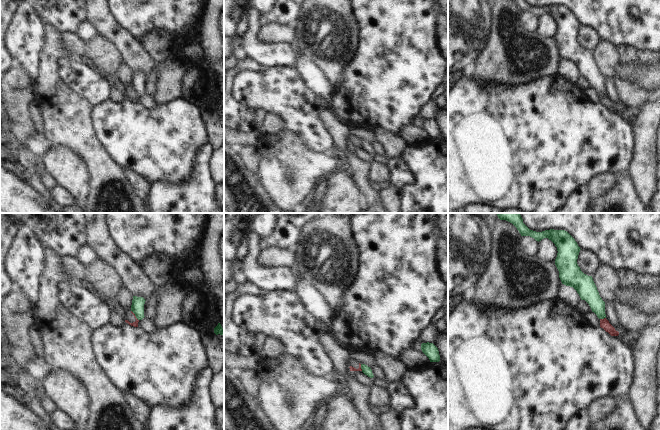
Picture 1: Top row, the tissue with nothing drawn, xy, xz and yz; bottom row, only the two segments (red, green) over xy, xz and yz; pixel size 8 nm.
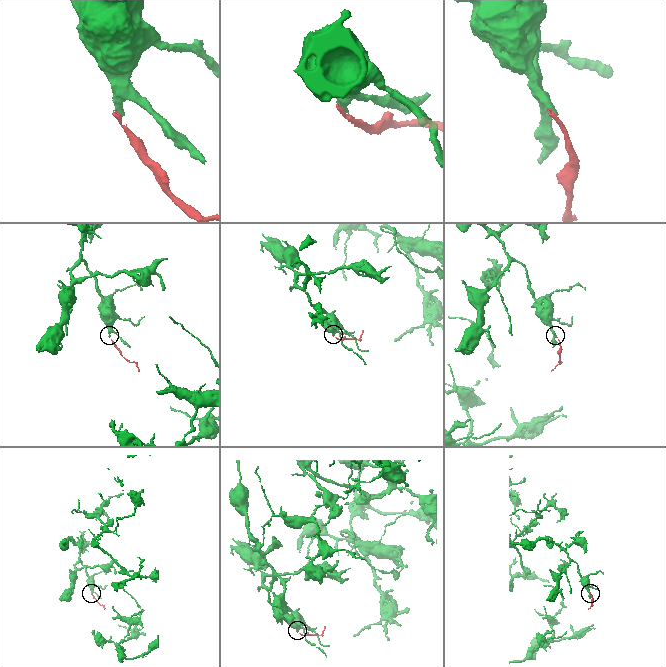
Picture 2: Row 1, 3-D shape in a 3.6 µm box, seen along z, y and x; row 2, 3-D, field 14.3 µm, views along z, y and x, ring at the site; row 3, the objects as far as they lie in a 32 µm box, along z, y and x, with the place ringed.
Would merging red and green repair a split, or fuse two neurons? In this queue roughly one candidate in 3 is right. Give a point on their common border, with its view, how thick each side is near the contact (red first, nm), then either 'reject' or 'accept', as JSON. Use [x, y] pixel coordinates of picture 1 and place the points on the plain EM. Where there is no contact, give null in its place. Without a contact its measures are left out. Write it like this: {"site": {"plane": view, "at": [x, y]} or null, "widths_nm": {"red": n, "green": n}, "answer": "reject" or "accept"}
{"site": {"plane": "xy", "at": [134, 91]}, "widths_nm": {"red": 50, "green": 110}, "answer": "reject"}

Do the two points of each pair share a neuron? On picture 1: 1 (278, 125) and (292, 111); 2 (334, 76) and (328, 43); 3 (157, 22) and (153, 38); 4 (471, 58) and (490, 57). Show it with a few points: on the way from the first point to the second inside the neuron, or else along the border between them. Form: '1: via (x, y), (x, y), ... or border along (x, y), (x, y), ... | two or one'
1: border along (266, 113), (275, 113), (283, 121), (284, 129) | two
2: via (333, 68), (331, 51) | one
3: border along (172, 35), (159, 30), (151, 30), (137, 39) | two
4: border along (489, 37), (486, 46), (469, 71) | two

